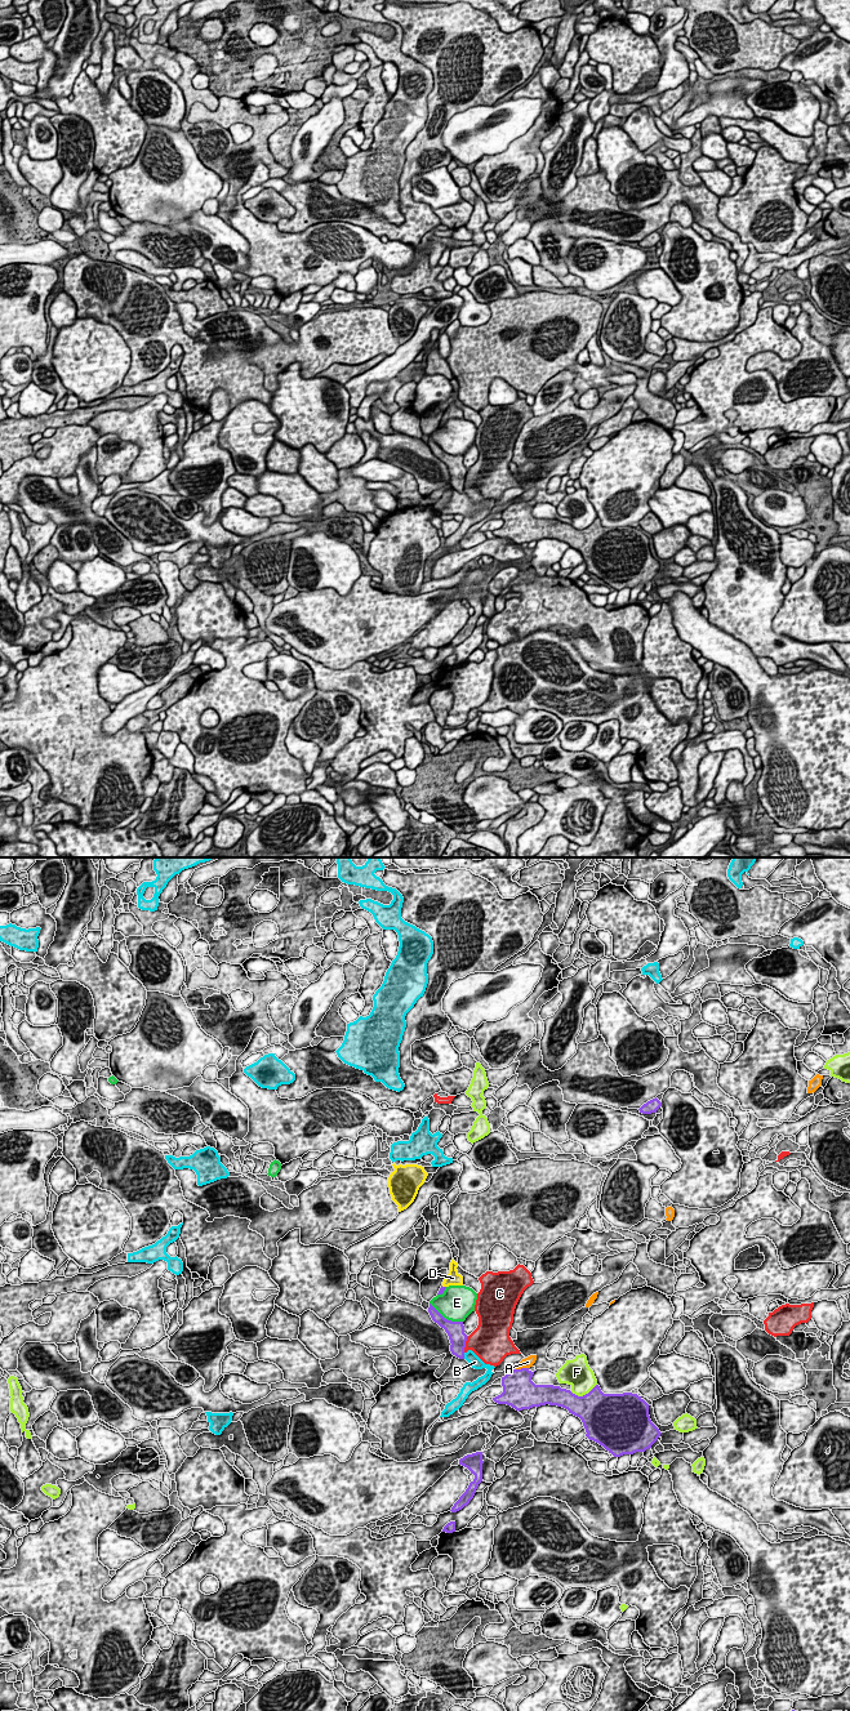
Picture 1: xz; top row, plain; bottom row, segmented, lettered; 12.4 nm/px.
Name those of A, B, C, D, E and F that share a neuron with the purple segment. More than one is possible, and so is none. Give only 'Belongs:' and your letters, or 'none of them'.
Belongs: D

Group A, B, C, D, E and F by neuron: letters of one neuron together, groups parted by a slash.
A / B / C / D / E / F

